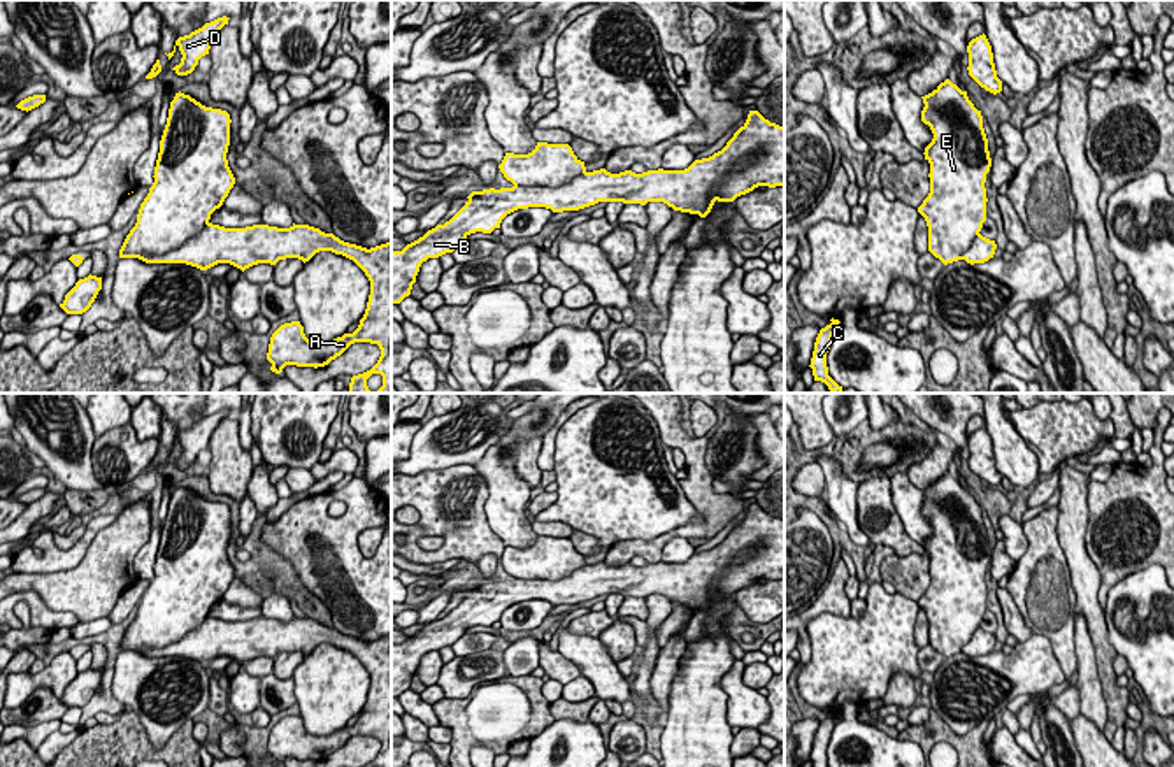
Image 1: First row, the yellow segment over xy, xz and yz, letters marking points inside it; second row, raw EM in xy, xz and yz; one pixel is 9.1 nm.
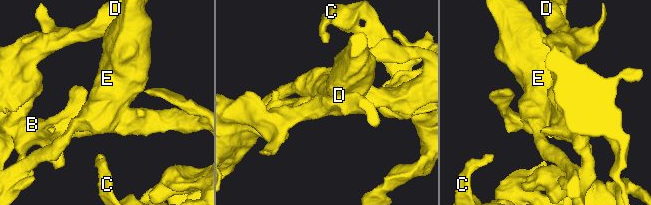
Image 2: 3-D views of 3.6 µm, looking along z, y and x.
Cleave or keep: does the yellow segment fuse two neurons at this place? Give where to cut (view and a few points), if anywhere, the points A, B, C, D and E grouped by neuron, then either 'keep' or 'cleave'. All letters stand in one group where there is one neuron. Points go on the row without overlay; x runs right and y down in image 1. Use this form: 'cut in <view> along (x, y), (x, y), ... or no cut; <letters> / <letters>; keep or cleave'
cut in xz along (586, 566), (558, 580), (515, 578); A B C D / E; cleave

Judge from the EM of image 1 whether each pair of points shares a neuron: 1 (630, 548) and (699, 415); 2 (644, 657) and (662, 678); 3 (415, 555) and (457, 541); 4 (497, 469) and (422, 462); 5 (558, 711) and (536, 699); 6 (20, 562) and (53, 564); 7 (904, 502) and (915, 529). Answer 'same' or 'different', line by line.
1: different
2: different
3: same
4: different
5: different
6: same
7: same

